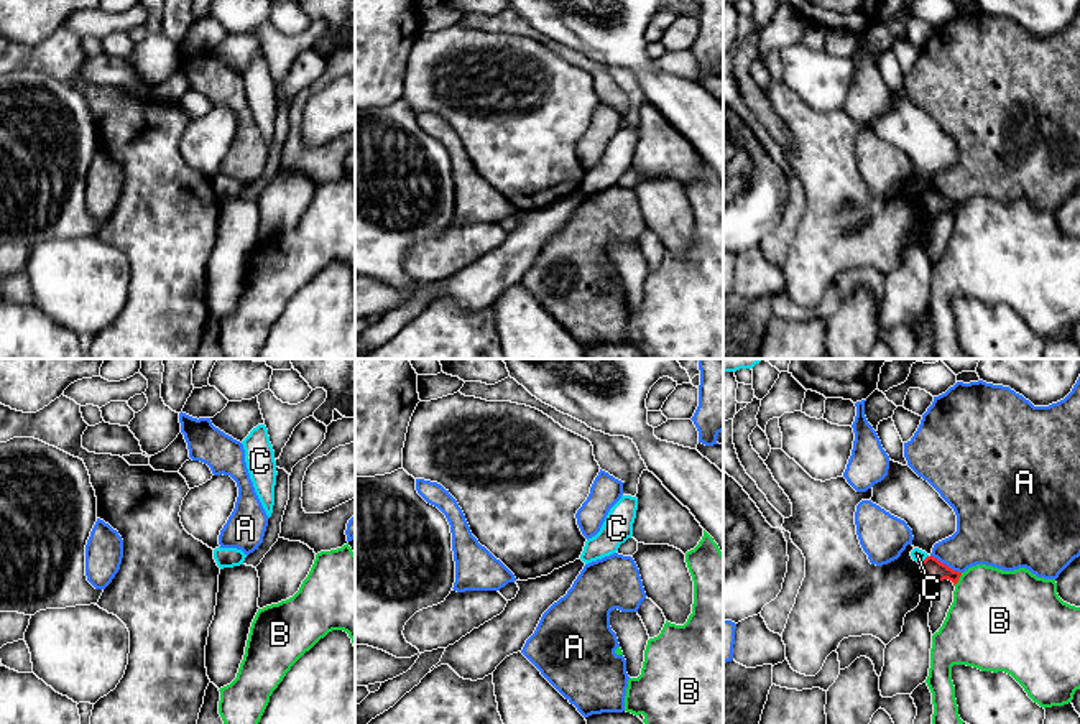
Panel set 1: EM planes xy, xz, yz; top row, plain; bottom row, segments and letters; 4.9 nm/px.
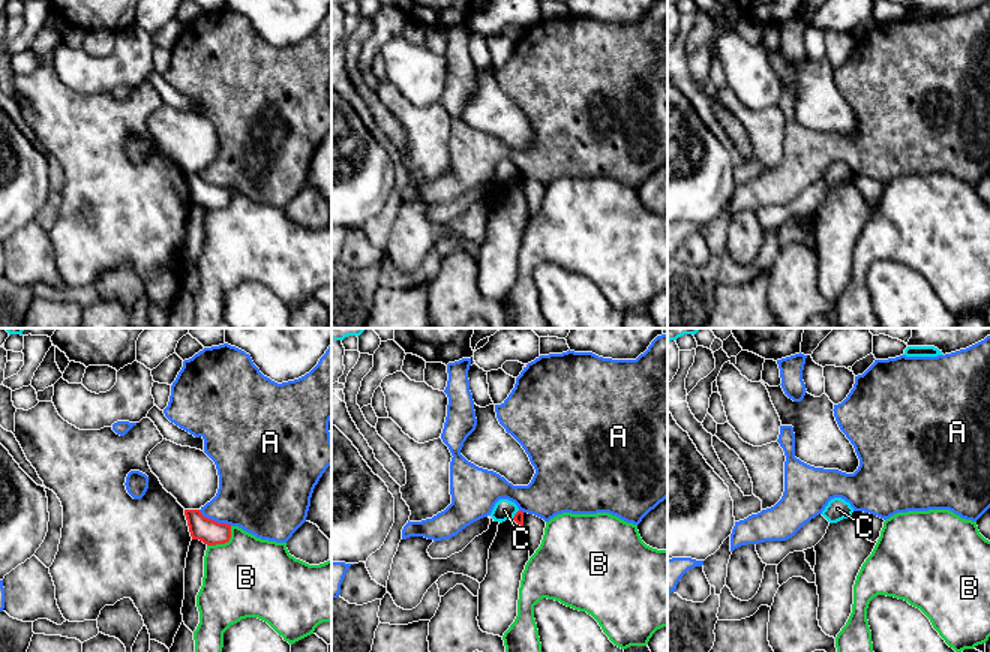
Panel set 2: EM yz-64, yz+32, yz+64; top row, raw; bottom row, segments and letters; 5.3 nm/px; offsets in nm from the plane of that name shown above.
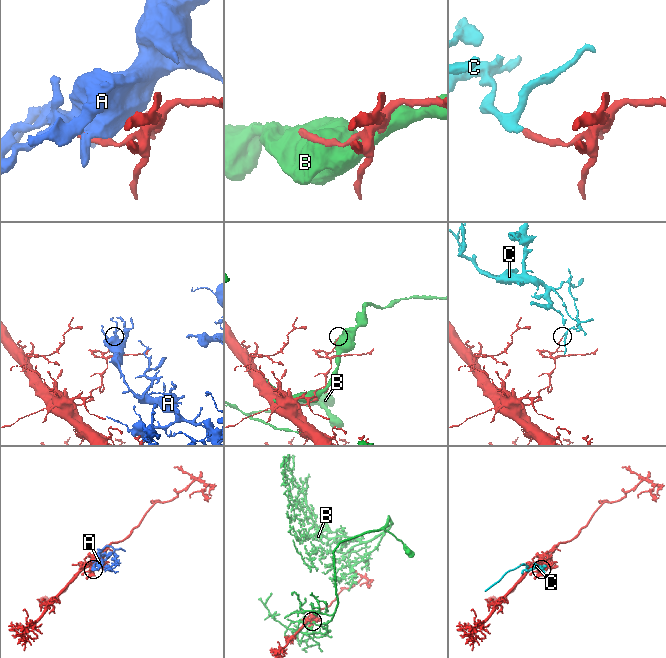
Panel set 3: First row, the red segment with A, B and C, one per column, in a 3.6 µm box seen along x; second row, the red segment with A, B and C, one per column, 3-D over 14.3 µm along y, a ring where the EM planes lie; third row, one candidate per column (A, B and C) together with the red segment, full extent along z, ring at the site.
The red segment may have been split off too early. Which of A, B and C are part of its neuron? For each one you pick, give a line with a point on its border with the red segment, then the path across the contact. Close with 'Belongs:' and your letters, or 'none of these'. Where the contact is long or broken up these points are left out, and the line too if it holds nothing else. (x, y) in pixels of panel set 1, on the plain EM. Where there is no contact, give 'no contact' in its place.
Belongs: none of these

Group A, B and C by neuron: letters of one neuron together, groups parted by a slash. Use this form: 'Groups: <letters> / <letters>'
Groups: A / B / C

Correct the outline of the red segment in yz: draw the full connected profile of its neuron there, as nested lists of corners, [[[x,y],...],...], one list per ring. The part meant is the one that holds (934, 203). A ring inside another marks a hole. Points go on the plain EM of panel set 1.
[[[927,188],[922,194],[921,194],[921,201],[925,207],[925,211],[935,219],[940,212],[948,211],[953,214],[953,217],[958,214],[962,204],[953,202],[952,199],[948,199],[947,196],[940,194],[937,189],[934,188]]]

